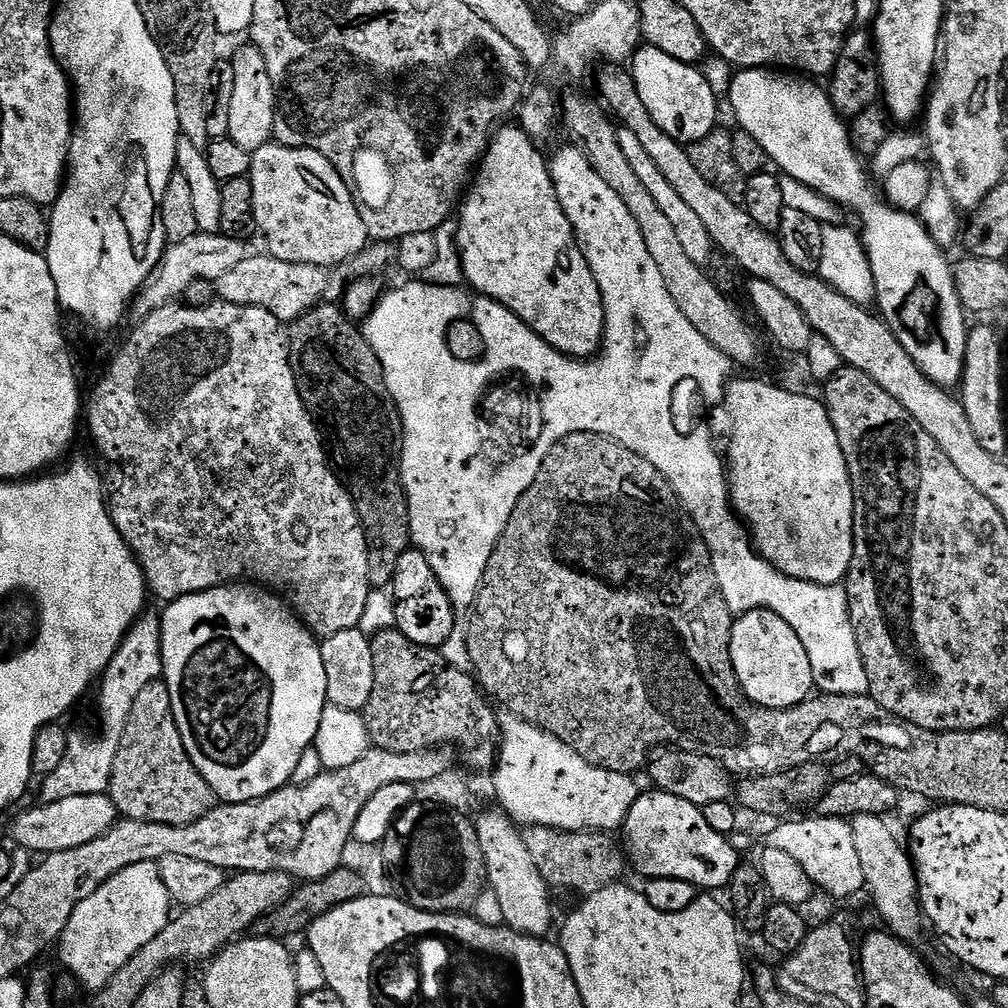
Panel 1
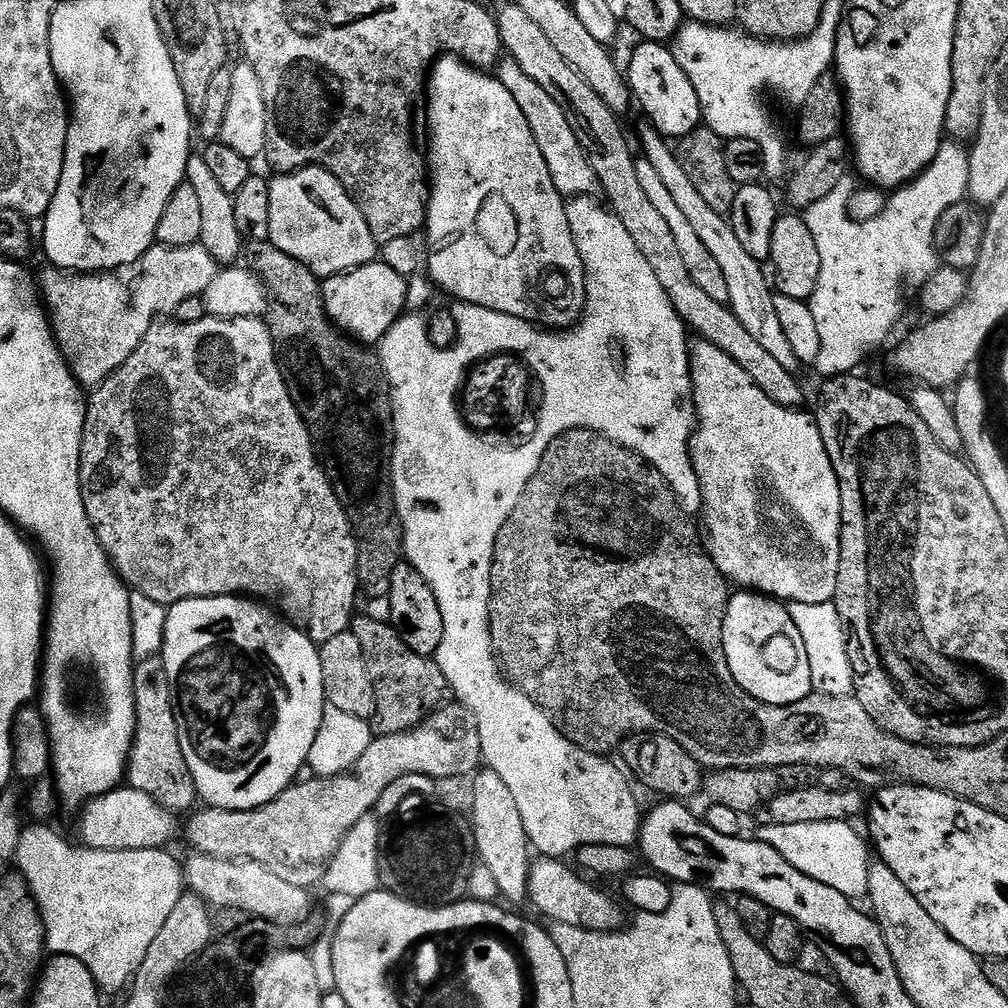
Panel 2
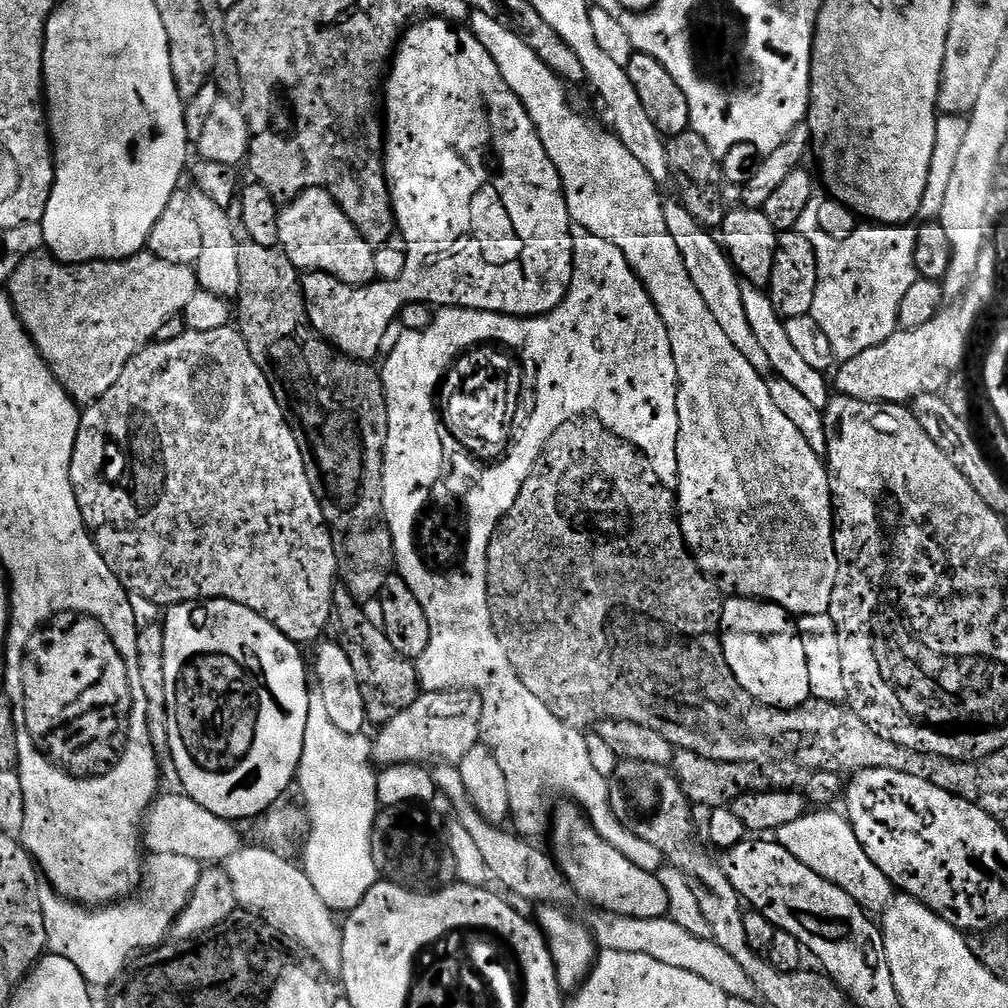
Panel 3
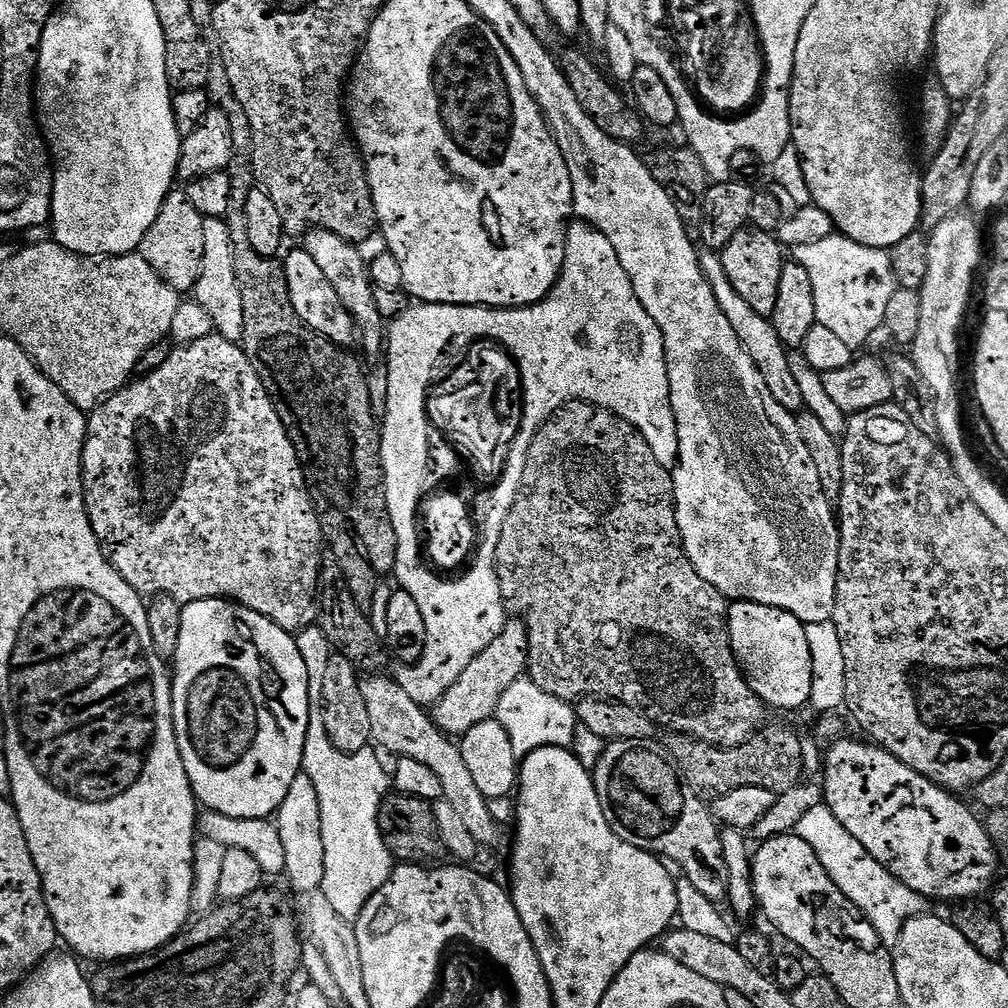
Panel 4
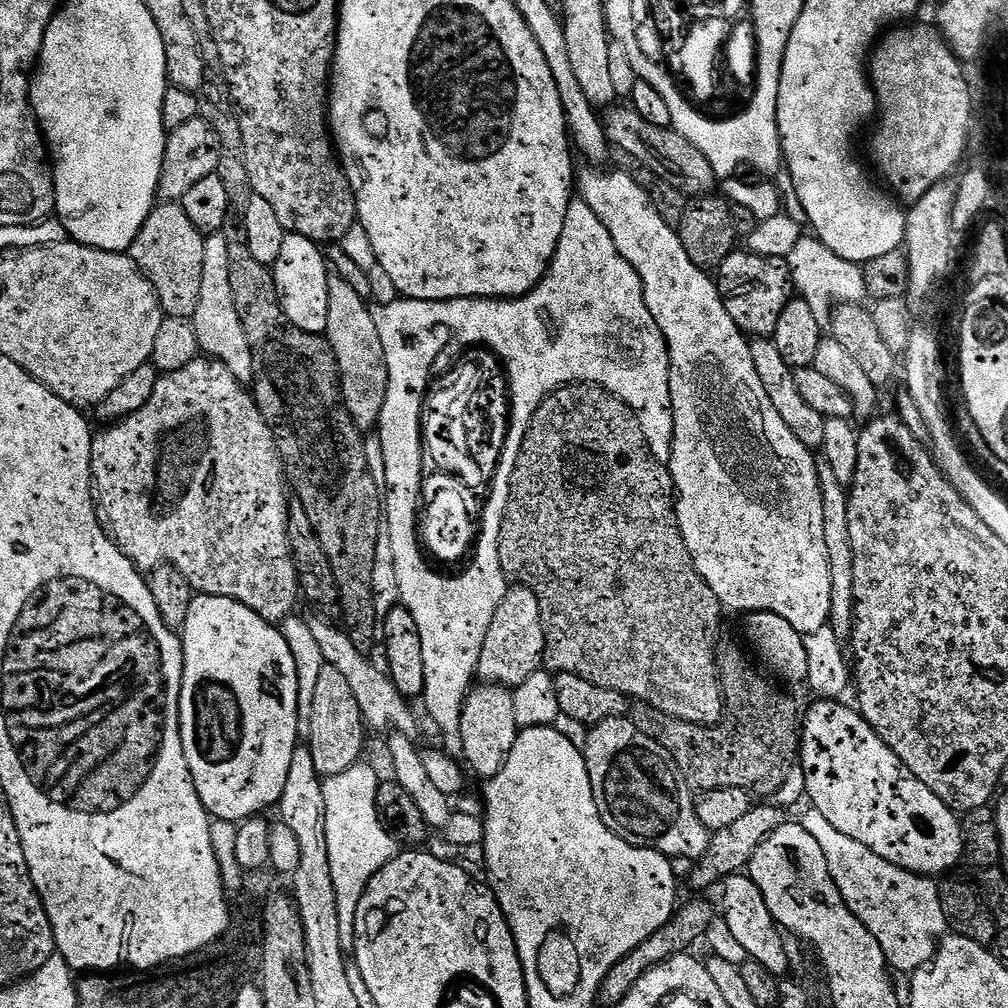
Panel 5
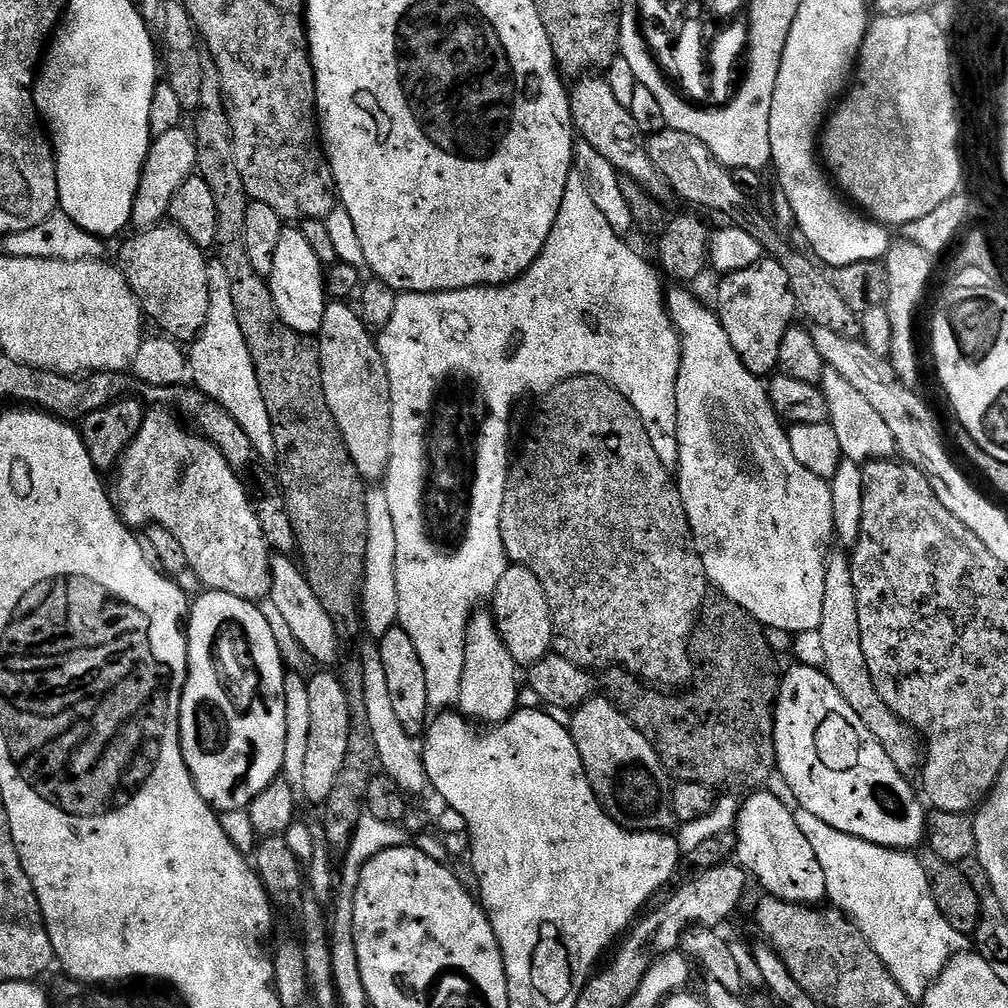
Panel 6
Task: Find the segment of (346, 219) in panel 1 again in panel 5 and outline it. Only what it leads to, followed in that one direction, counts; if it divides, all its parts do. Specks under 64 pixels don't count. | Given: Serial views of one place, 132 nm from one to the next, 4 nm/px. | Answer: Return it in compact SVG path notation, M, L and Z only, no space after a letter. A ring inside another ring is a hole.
M329 275L329 312L326 335L334 350L340 371L340 393L346 410L361 430L372 430L380 423L382 406L386 406L388 371L378 338L377 317L368 309L369 301L358 294L345 279Z

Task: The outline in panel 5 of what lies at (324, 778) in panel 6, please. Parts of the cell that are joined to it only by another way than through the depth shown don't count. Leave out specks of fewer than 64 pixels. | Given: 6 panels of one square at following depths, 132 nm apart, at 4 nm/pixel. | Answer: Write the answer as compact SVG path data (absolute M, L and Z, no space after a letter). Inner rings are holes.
M324 664L321 673L318 674L313 713L306 730L306 742L313 755L314 768L323 779L342 774L359 763L364 748L364 732L366 733L361 707L358 706L358 700L354 697L346 678L329 664Z

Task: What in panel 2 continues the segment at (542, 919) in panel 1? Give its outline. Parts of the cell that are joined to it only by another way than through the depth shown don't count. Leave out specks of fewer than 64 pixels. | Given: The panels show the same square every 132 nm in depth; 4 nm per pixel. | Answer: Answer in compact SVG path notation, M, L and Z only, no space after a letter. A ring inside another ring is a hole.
M487 770L477 771L473 779L473 786L474 806L470 813L470 820L472 820L470 835L474 841L475 853L478 855L479 863L485 864L490 869L490 874L494 874L494 882L498 882L501 897L512 903L509 905L520 906L516 904L525 903L528 900L528 874L534 863L533 857L528 857L530 845L526 826L522 826L522 814L518 814L518 805L514 803L514 794L510 794L506 782L502 782L502 778L498 778L498 774Z

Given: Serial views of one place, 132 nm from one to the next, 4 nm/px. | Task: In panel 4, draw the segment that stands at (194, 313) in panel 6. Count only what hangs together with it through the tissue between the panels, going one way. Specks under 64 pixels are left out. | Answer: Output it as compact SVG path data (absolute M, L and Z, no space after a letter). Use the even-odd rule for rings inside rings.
M173 190L162 202L162 210L158 210L158 218L154 218L154 226L150 226L150 230L146 230L146 234L142 238L138 255L146 262L150 262L152 269L175 292L191 293L198 282L198 274L202 274L202 230L205 219L190 203L187 191Z

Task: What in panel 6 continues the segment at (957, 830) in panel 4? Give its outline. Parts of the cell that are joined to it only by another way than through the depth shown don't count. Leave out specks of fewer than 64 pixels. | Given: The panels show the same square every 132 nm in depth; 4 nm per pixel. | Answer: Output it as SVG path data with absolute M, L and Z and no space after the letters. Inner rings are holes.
M799 662L793 665L789 672L783 673L774 714L778 776L786 782L786 786L790 786L793 801L799 807L810 810L814 818L822 818L826 826L834 826L834 830L842 834L874 842L883 848L919 849L926 840L926 808L918 792L916 797L912 789L913 781L898 771L894 762L890 762L890 754L886 754L878 738L866 730L866 722L862 722L862 718L850 710L846 698L838 694L826 671Z

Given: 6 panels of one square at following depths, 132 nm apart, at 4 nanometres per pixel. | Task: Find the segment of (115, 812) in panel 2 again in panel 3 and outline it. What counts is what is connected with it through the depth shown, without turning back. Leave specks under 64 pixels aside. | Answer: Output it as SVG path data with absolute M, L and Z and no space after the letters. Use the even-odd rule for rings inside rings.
M157 795L142 825L142 844L152 854L178 854L194 858L201 866L216 866L236 854L242 847L240 832L235 823L210 814L206 806L198 806L189 796Z

